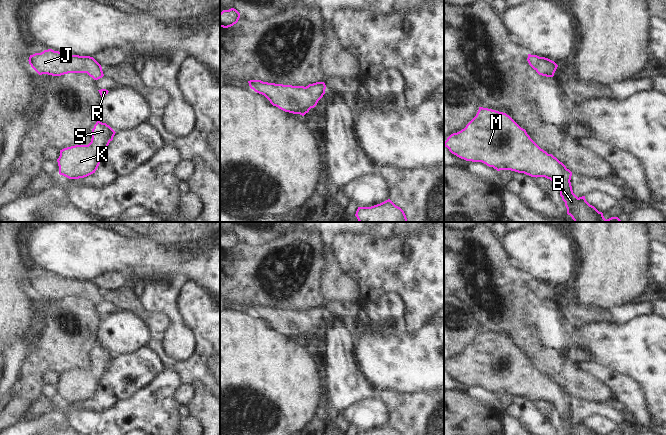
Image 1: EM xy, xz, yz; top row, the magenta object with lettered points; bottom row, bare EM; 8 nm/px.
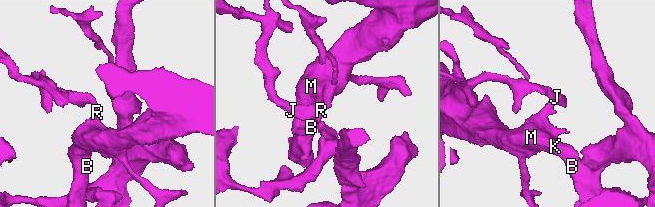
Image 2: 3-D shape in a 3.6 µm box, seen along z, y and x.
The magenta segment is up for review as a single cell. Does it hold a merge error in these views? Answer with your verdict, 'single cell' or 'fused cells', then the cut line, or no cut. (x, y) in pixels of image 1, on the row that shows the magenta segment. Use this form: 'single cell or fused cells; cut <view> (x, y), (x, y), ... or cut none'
single cell; cut none

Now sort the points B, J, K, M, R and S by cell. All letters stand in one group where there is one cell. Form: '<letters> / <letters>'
B J K M R S

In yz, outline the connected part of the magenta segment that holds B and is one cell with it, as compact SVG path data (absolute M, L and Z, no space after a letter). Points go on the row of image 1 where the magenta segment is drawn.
M479 107L476 116L464 129L451 134L444 146L457 157L466 161L482 162L497 171L511 170L531 177L545 177L553 181L560 190L567 214L574 222L621 222L618 217L605 219L602 212L590 205L585 196L577 197L572 190L572 172L552 154L541 149L509 115L496 110Z

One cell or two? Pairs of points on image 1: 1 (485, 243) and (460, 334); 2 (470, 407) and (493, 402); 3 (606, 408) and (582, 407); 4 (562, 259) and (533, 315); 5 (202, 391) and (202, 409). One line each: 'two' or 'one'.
1: two
2: two
3: one
4: two
5: one

